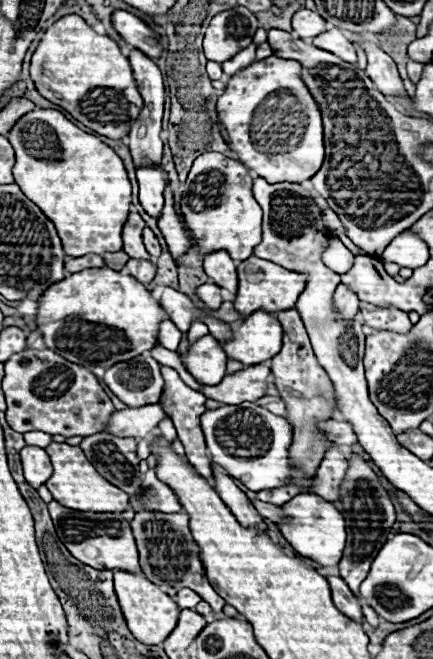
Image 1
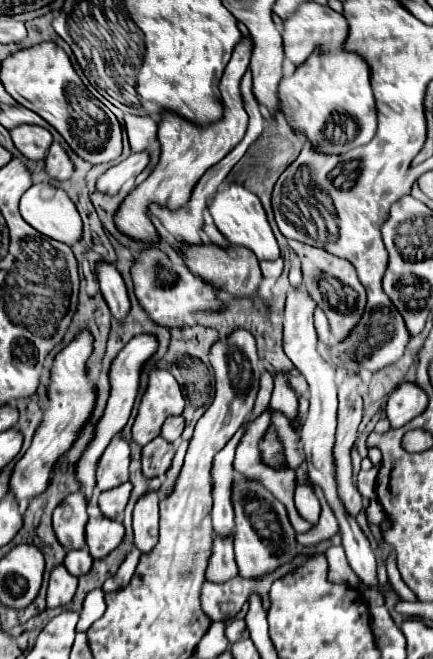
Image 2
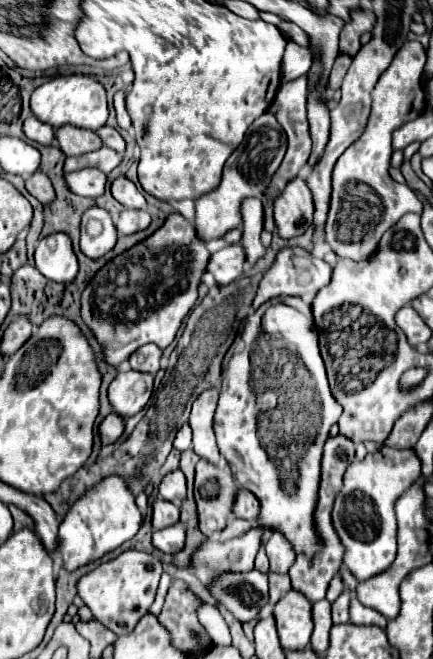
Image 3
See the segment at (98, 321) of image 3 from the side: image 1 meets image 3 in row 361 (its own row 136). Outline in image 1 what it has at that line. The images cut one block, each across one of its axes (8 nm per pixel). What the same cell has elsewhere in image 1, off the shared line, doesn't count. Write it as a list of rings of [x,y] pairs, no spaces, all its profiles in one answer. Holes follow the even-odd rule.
[[[68,14],[68,16],[60,18],[58,22],[54,22],[46,30],[46,34],[42,36],[36,52],[32,54],[30,76],[36,84],[36,90],[44,98],[48,98],[52,104],[58,104],[64,110],[68,110],[84,126],[88,126],[94,132],[98,132],[102,136],[108,136],[112,140],[122,140],[130,132],[130,128],[138,120],[142,104],[144,104],[142,96],[138,92],[138,86],[134,82],[130,62],[120,52],[118,44],[110,36],[94,32],[92,26],[88,26],[84,22],[84,18],[80,18],[76,14]]]

